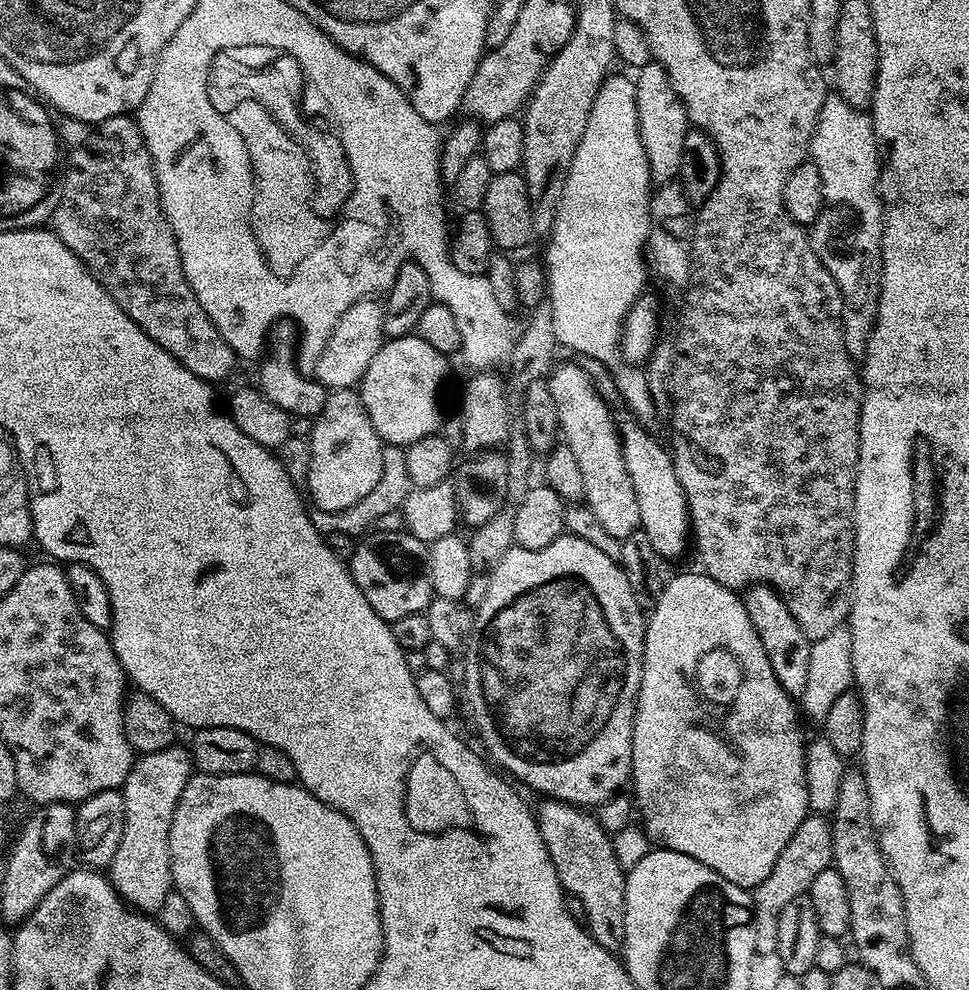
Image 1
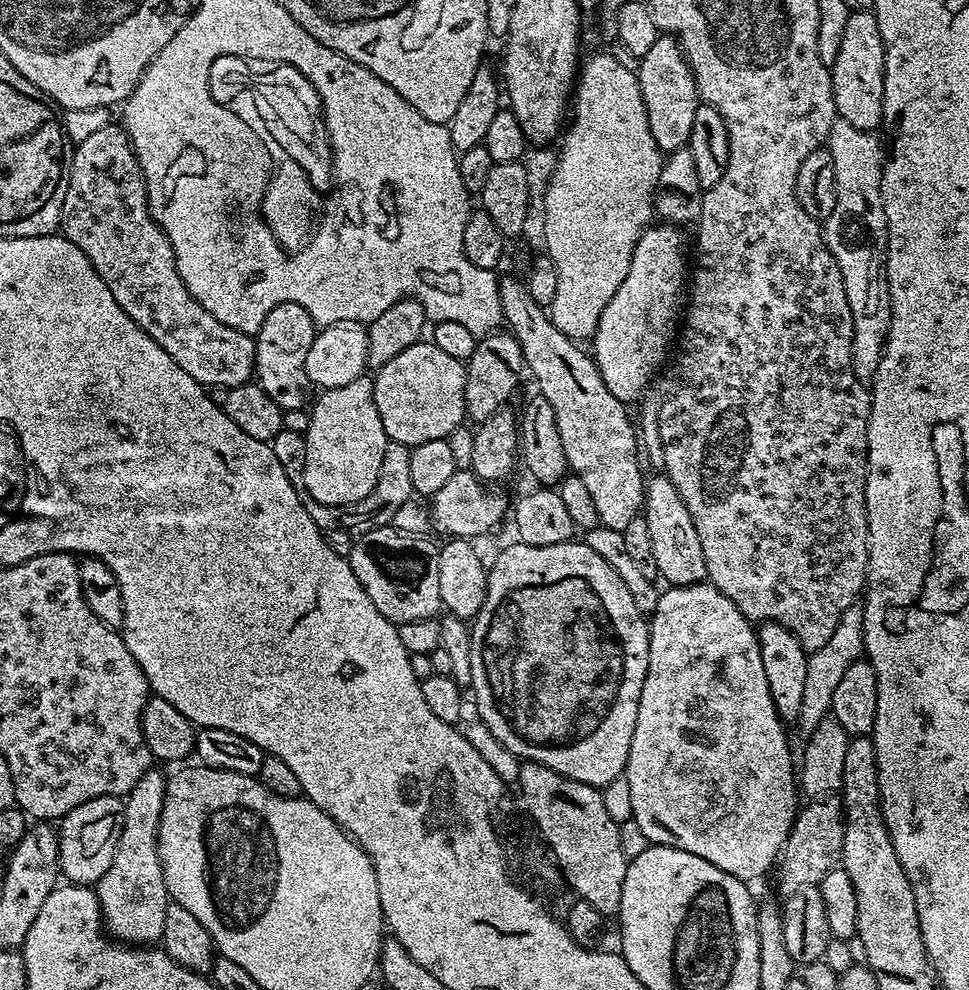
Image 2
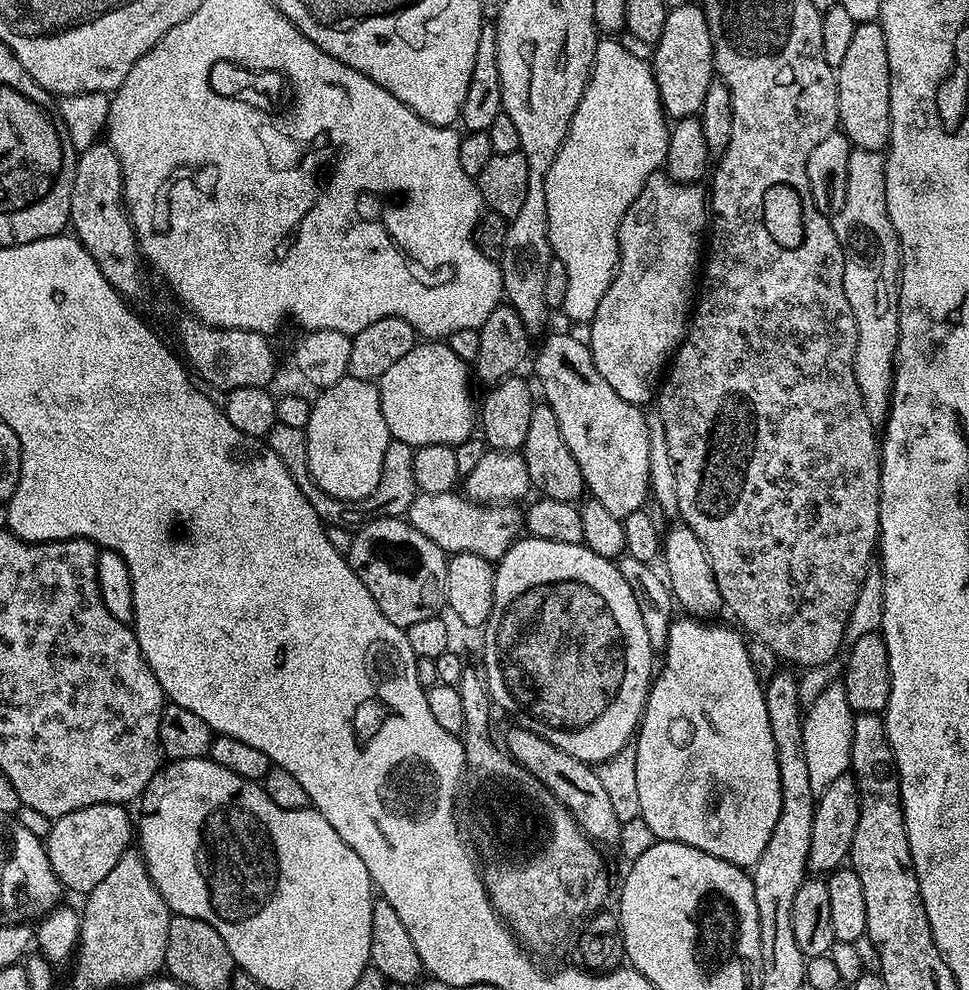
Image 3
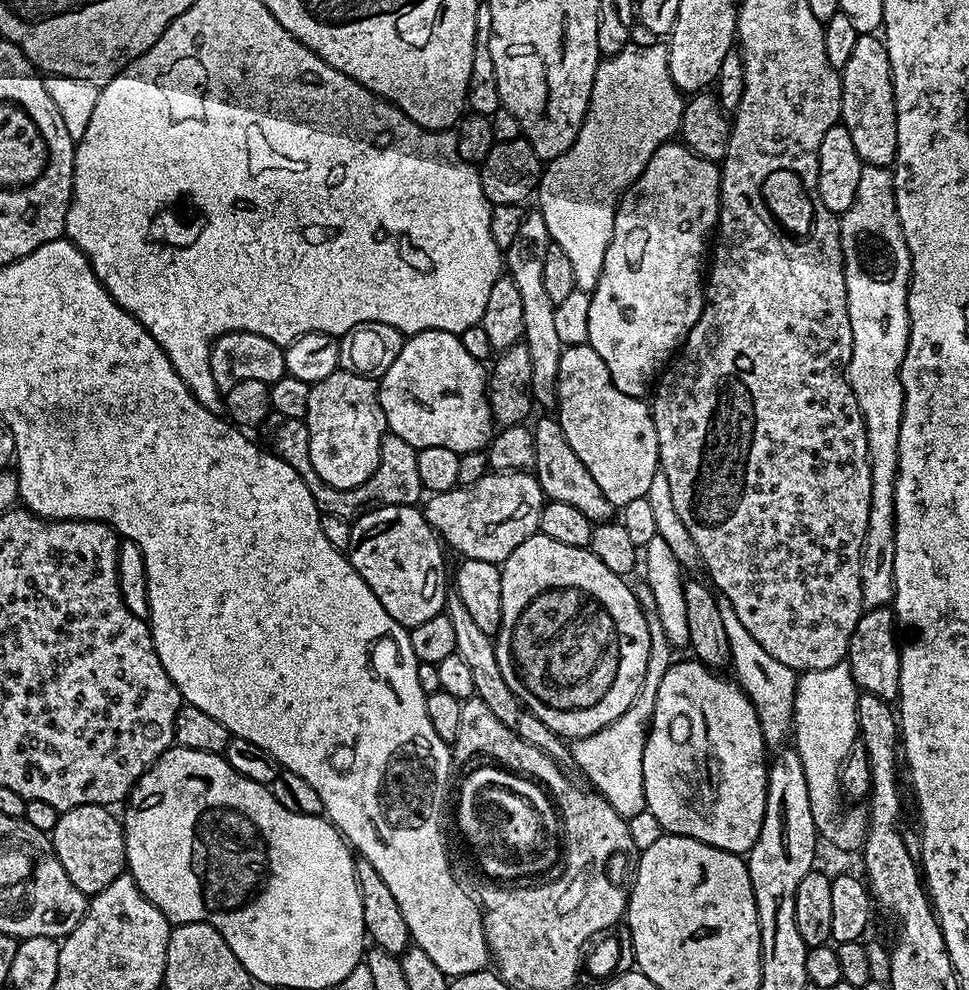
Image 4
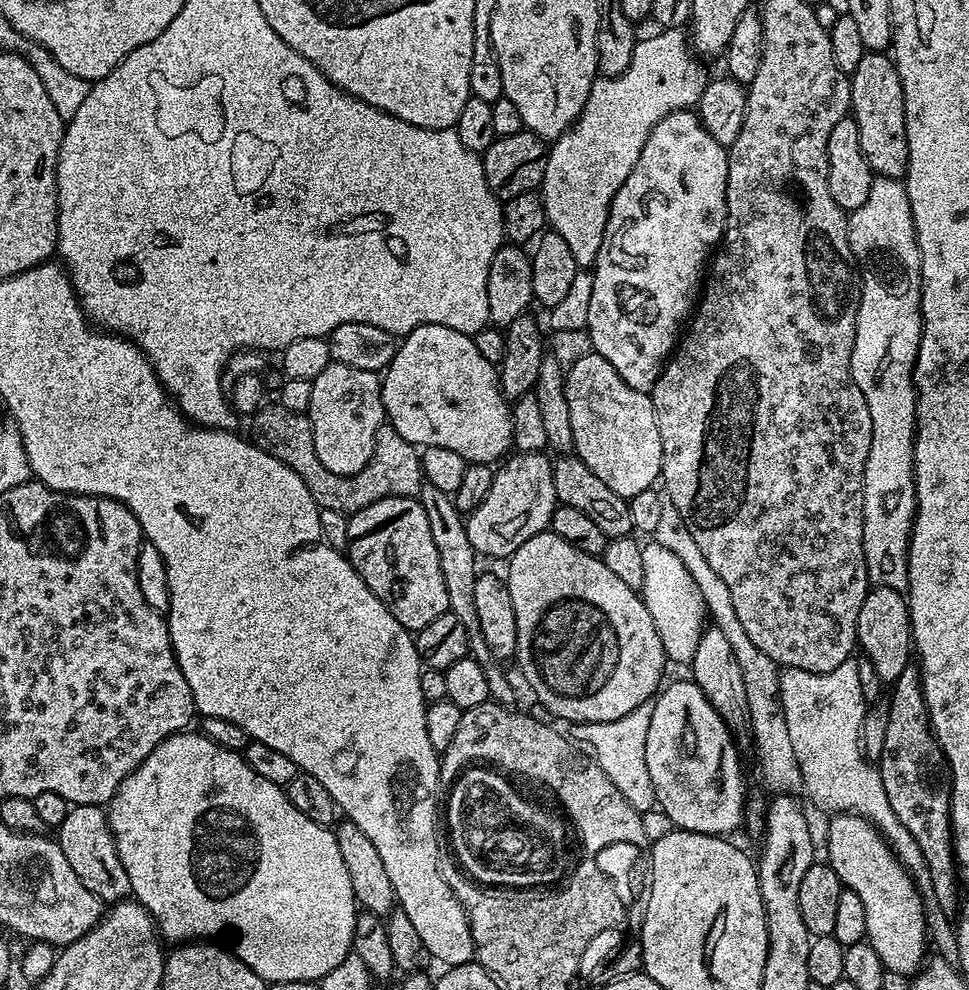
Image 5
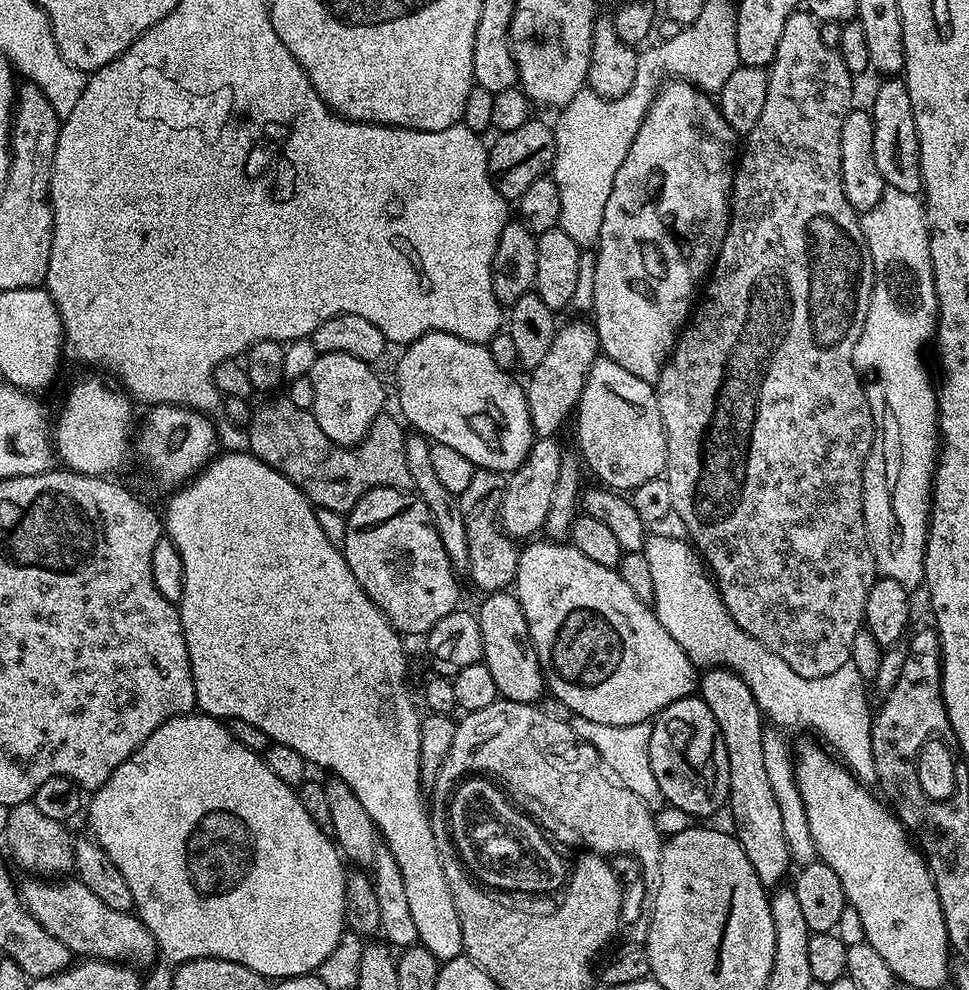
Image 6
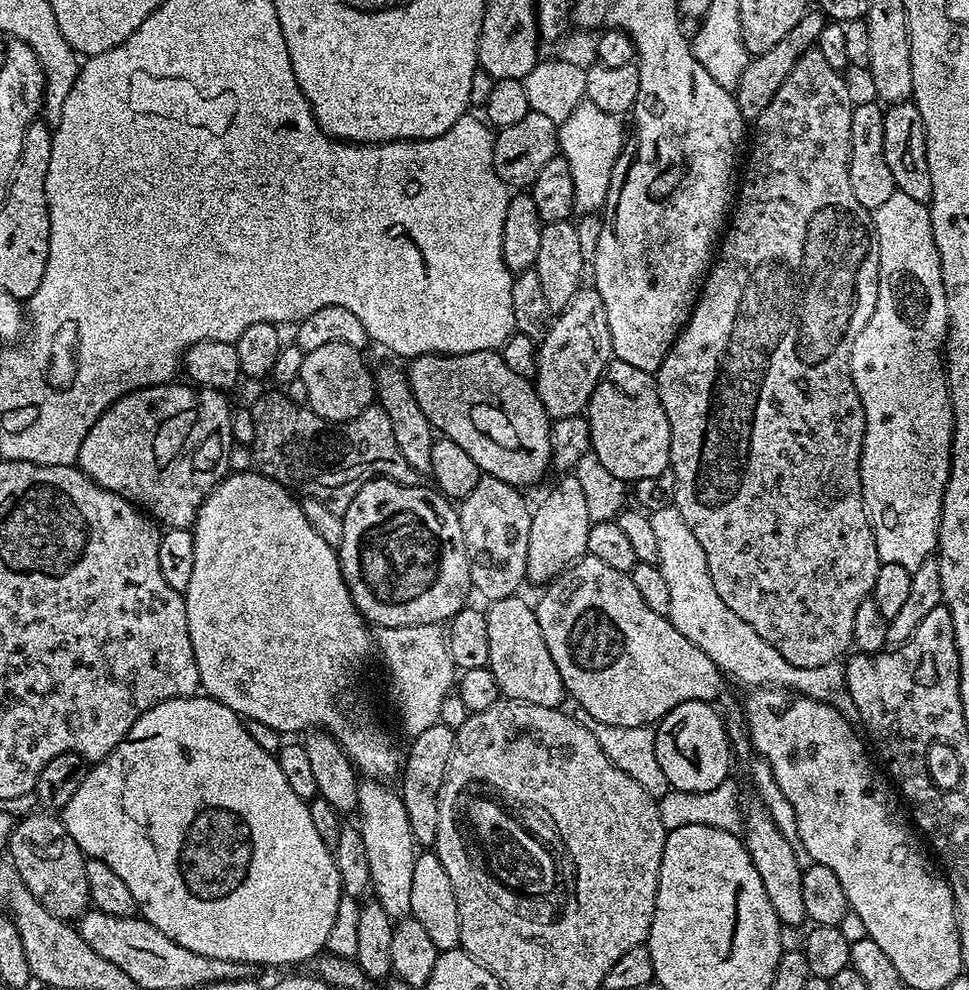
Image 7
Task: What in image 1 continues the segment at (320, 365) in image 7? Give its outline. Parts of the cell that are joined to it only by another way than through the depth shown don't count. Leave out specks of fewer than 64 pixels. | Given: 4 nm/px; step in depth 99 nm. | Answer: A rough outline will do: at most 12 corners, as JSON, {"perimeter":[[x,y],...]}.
{"perimeter":[[359,391],[327,393],[310,437],[311,503],[337,512],[382,478]]}

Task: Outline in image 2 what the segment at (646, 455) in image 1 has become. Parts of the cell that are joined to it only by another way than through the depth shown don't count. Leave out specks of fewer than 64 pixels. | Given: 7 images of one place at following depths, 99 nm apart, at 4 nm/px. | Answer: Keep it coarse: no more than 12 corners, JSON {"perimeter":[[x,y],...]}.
{"perimeter":[[667,474],[646,480],[642,515],[659,579],[705,583],[694,518]]}

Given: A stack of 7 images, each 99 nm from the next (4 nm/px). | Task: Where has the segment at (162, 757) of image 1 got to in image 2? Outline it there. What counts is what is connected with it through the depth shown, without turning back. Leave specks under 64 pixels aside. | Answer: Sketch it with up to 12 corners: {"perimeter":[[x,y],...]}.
{"perimeter":[[168,781],[124,800],[110,870],[94,885],[113,941],[160,940],[170,897],[158,858]]}

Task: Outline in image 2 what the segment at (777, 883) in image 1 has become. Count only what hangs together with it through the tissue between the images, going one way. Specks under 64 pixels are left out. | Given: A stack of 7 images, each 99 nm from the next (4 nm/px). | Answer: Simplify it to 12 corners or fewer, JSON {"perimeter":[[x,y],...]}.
{"perimeter":[[844,801],[801,807],[780,851],[781,893],[840,864]]}

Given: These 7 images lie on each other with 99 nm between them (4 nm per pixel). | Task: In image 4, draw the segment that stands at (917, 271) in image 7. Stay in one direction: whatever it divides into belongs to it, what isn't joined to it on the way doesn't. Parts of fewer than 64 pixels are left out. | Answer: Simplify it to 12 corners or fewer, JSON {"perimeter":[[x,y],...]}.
{"perimeter":[[892,172],[840,217],[872,475],[865,609],[891,605],[912,263]]}

